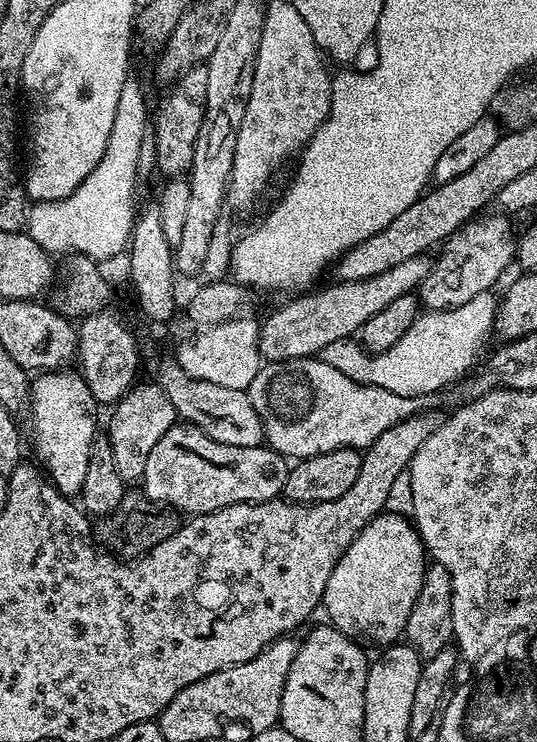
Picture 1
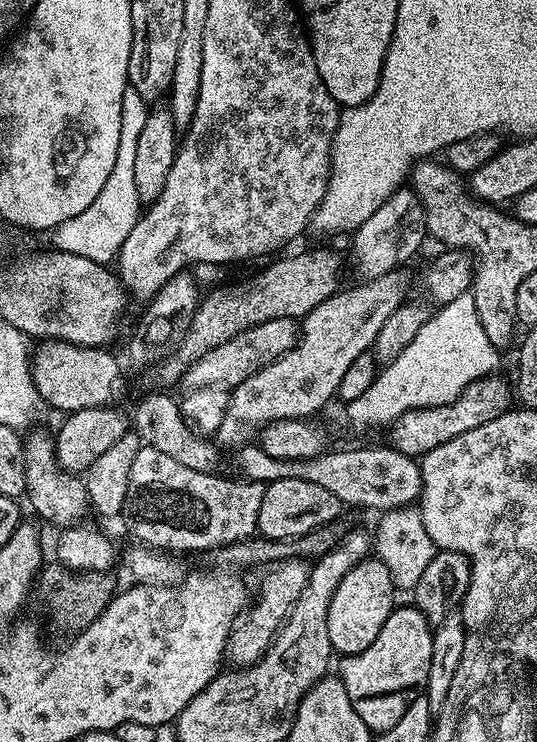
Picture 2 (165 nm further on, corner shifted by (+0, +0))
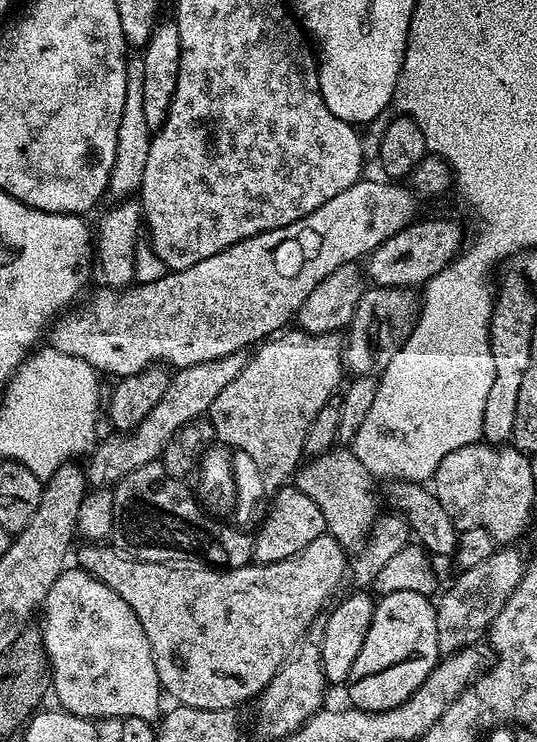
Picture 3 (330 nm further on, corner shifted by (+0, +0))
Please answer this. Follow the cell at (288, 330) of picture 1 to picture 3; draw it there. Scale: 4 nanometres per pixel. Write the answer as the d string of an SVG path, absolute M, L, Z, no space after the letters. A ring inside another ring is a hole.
M235 352L226 358L218 358L214 362L204 362L198 366L179 369L170 379L166 392L150 414L146 416L132 433L111 434L112 436L97 443L89 455L85 465L85 476L93 489L111 487L121 477L132 473L139 466L155 463L161 459L166 446L173 440L177 430L190 420L201 419L211 408L214 398L242 374L246 356L244 352Z

